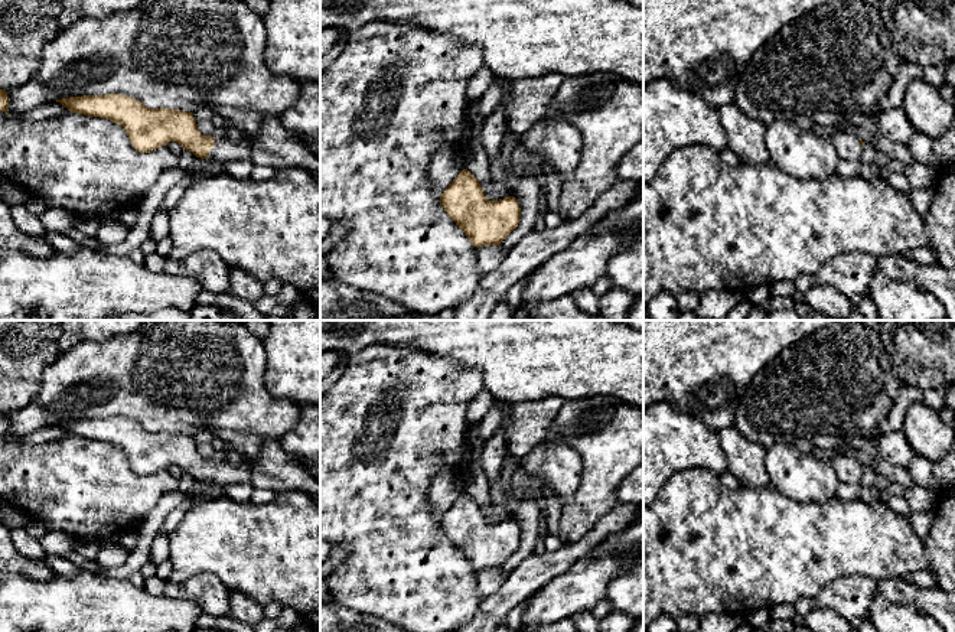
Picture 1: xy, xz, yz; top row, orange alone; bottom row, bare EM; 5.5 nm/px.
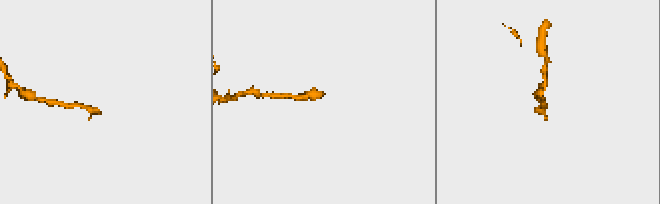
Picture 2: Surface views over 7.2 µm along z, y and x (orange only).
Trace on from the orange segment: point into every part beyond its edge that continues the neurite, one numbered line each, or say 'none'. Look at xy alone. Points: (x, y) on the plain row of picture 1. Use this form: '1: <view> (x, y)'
1: xy (224, 474)

